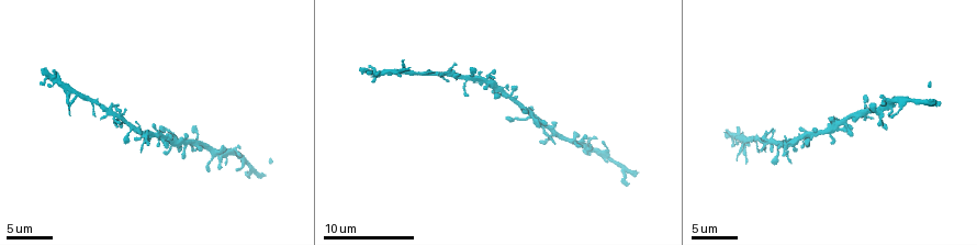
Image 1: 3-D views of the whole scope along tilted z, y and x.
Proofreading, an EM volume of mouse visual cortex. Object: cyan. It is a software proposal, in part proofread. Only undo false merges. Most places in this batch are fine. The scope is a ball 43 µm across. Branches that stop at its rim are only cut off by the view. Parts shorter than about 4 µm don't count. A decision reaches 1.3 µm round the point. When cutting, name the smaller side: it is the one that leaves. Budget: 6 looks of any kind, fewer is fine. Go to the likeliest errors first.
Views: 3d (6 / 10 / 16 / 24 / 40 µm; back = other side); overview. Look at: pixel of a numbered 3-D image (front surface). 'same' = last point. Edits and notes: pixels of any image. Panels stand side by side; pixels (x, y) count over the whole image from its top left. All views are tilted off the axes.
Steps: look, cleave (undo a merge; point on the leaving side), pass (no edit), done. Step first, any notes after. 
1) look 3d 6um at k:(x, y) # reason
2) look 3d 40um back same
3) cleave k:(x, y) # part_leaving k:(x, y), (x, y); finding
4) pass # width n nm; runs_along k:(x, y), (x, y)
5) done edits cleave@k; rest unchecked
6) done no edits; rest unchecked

look 3d 6um at 1:(103, 106) # two arms in line, one across

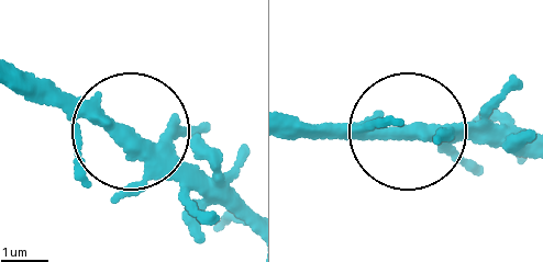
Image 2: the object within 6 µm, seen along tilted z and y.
pass # width 260 nm; runs_along 2:(523, 147), (292, 124); all the same cell

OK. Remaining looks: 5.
look 3d 6um at 1:(603, 153)

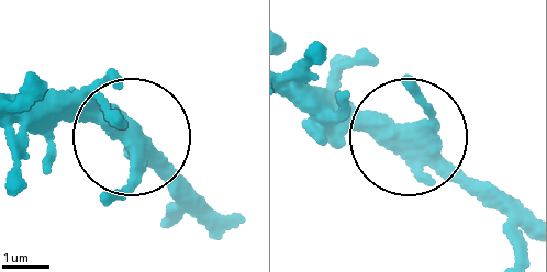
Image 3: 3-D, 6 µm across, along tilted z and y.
pass # runs_along 3:(12, 97), (147, 136), (194, 199); one cell here

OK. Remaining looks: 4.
look 3d 16um at 1:(847, 120) # thin neck

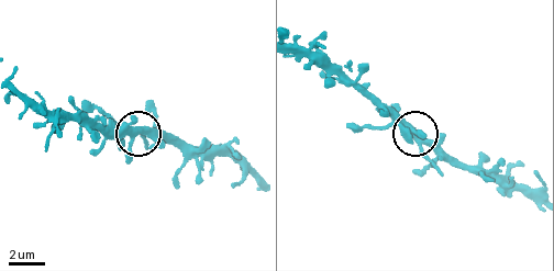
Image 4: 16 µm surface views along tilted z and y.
look 3d 16um back at 4:(139, 131)

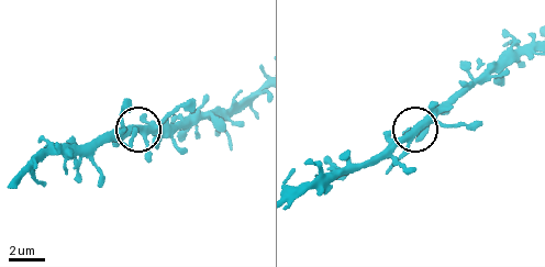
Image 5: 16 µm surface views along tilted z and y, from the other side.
pass # all the same cell

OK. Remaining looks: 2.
done no edits; rest unchecked

